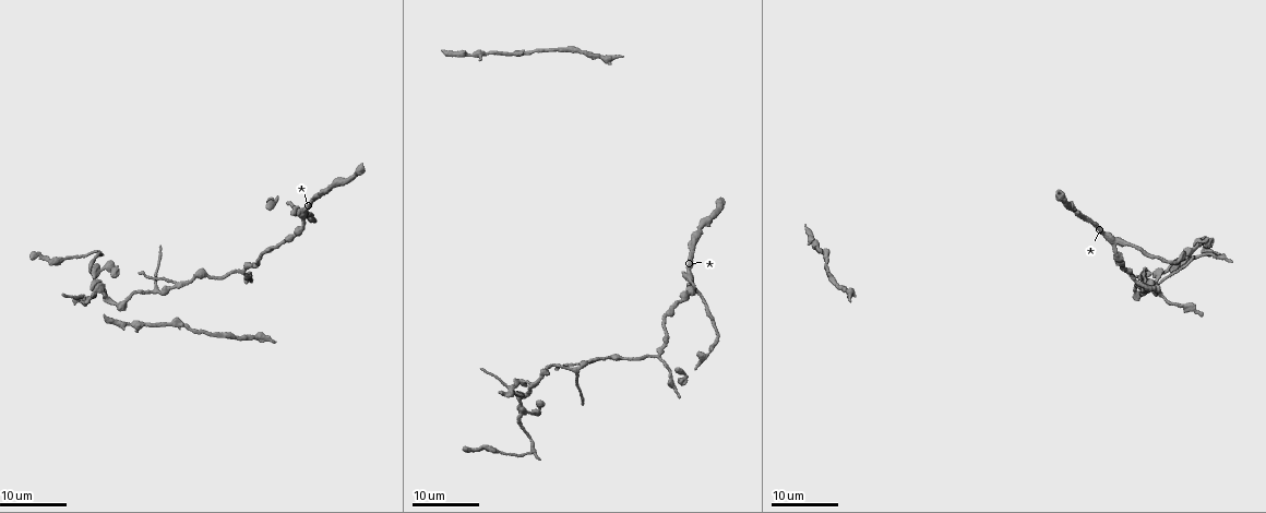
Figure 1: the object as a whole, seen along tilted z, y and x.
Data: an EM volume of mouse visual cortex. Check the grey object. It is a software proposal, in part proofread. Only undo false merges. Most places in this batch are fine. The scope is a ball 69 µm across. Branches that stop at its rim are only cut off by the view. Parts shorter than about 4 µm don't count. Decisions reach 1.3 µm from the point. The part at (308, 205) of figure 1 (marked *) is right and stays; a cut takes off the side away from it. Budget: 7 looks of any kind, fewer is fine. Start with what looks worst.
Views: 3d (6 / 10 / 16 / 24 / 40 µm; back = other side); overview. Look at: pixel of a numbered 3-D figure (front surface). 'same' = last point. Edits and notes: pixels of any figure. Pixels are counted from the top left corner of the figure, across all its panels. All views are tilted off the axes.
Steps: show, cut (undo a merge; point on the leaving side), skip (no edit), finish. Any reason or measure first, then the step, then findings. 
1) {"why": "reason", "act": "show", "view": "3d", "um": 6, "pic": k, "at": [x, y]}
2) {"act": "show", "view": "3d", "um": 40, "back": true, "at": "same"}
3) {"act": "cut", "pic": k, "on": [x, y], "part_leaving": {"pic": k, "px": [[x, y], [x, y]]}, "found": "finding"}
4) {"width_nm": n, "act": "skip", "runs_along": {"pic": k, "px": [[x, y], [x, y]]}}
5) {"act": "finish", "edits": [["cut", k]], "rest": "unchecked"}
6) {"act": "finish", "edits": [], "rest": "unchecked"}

{"why": "three-way junction", "act": "show", "view": "3d", "um": 16, "pic": 1, "at": [174, 283]}

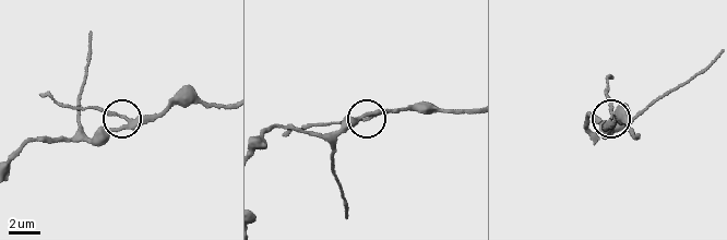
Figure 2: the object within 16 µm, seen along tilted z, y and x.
{"why": "closer look", "act": "show", "view": "3d", "um": 6, "pic": 2, "at": [127, 119]}

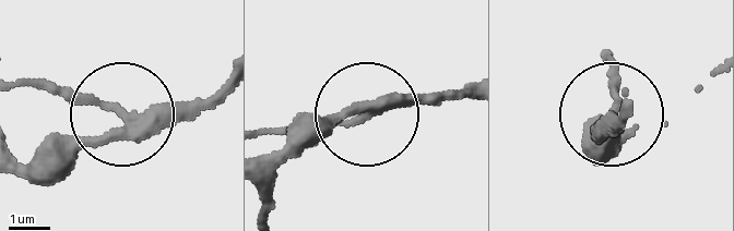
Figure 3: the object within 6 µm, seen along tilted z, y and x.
{"width_nm": 240, "act": "skip", "runs_along": {"pic": 3, "px": [[623, 114], [608, 113], [602, 53]]}, "found": "continuous, no second neuron"}

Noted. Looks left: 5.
{"why": "three arms meet", "act": "show", "view": "3d", "um": 16, "pic": 1, "at": [657, 356]}

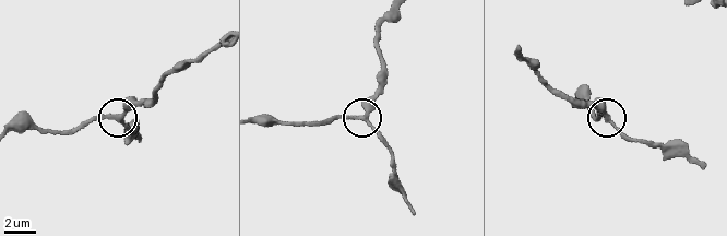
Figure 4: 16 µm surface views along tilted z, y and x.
{"why": "closer look", "act": "show", "view": "3d", "um": 10, "pic": 4, "at": [607, 118]}

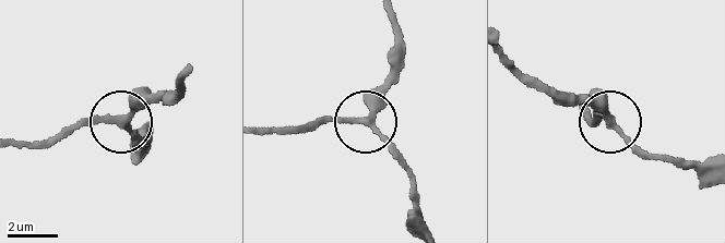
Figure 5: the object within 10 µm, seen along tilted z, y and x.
{"why": "other side", "act": "show", "view": "3d", "um": 10, "back": true, "pic": 5, "at": [608, 120]}

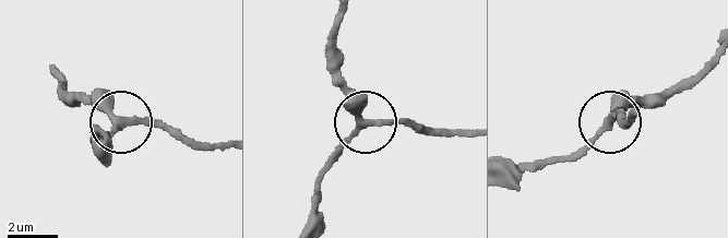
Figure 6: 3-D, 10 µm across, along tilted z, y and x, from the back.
{"arms": 3, "act": "skip", "runs_along": {"pic": 6, "px": [[712, 59], [665, 90], [631, 99], [572, 161]]}, "found": "continuous, no second neuron"}

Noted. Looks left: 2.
{"why": "arms part here", "act": "show", "view": "3d", "um": 24, "pic": 1, "at": [1113, 243]}

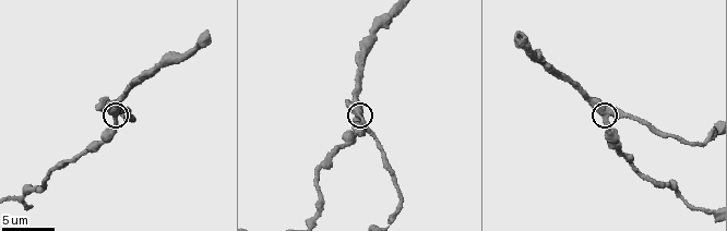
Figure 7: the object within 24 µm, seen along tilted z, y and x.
{"act": "show", "view": "3d", "um": 10, "pic": 7, "at": [605, 114]}

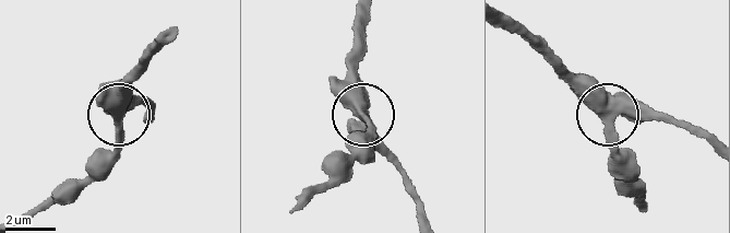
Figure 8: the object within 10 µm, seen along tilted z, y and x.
{"width_nm": 430, "act": "skip", "runs_along": {"pic": 8, "px": [[553, 63], [605, 111], [673, 118]]}, "found": "continuous, no second neuron"}

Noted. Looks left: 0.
{"act": "finish", "edits": [], "rest": "unchecked"}

